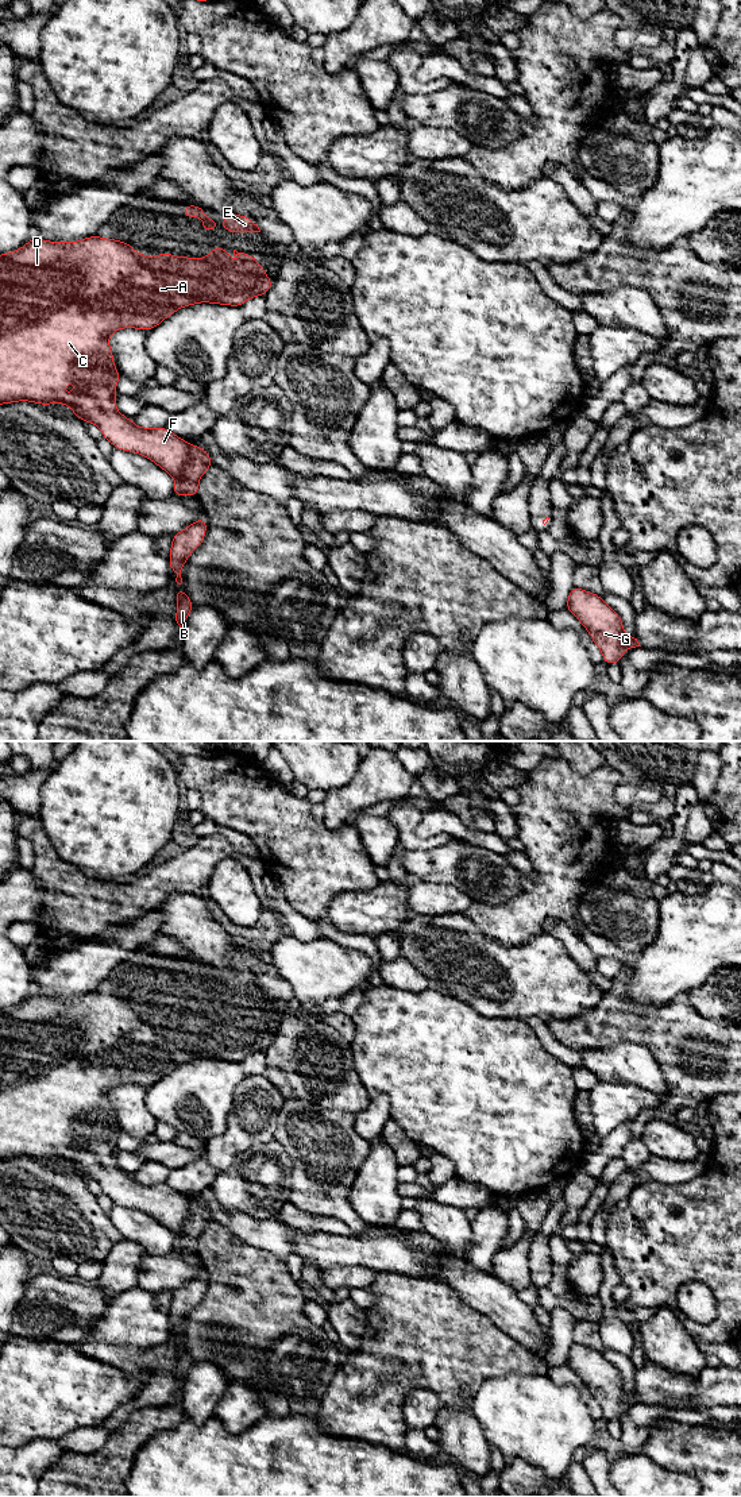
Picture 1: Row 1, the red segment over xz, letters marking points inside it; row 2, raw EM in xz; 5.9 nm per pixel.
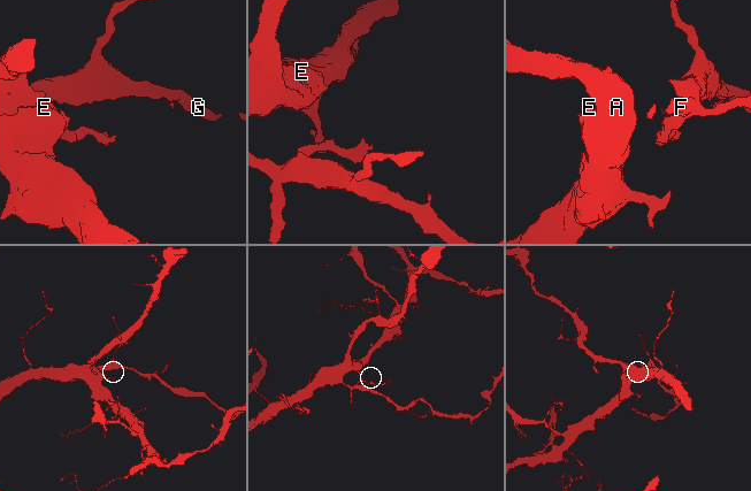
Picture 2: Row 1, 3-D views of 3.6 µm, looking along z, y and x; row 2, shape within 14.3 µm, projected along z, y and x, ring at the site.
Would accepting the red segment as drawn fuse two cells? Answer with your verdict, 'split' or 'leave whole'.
split

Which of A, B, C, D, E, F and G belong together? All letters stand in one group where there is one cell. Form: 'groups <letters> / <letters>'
groups A C D E F G / B

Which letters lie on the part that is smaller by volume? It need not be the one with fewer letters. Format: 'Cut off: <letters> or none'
Cut off: B

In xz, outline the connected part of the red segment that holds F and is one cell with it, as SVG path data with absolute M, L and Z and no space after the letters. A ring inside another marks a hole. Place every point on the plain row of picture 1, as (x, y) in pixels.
M96 991L78 998L49 998L32 994L22 1004L0 1011L0 1160L31 1157L40 1161L55 1158L72 1164L76 1173L93 1178L115 1205L136 1208L153 1216L174 1235L182 1235L182 1228L190 1216L190 1200L166 1182L140 1184L124 1173L115 1162L116 1142L120 1130L113 1119L108 1093L121 1084L150 1087L159 1081L177 1065L198 1058L242 1062L247 1056L265 1052L273 1042L266 1026L252 1010L234 1006L240 1019L229 1016L224 1003L213 1003L202 1015L181 1014L173 1010L143 1012L132 1002L115 995ZM72 1135L76 1139L73 1150L59 1147Z

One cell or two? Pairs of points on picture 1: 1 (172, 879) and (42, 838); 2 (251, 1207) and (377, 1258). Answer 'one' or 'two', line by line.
1: one
2: two

